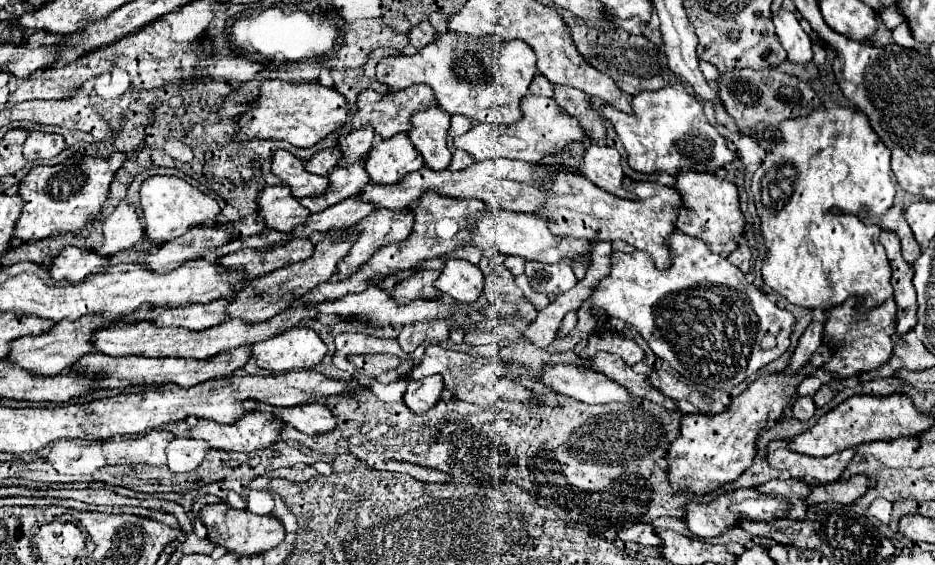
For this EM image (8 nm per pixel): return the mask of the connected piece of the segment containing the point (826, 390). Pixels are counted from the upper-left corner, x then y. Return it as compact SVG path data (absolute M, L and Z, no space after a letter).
M823 384L823 386L819 388L819 392L813 396L815 406L819 406L819 408L821 408L821 406L825 406L825 404L833 398L833 394L835 394L835 392L831 390L831 386L829 386L829 384Z

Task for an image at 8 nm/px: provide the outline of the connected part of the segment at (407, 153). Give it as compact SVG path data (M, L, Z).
M397 134L373 146L365 170L375 184L397 184L405 174L423 168L423 158L407 134Z

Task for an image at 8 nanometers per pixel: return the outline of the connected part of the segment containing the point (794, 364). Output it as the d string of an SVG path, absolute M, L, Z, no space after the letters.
M811 322L807 326L807 330L803 332L803 336L799 338L799 344L797 344L795 352L793 352L789 368L791 370L803 368L809 362L809 358L813 354L817 354L819 346L821 346L821 340L823 340L823 322Z

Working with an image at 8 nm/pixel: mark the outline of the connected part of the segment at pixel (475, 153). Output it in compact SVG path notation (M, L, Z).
M525 96L521 102L523 118L509 126L493 126L493 124L477 124L463 136L455 138L455 148L465 150L473 156L475 162L487 160L487 158L509 158L509 160L525 160L533 164L541 164L541 158L545 154L559 152L567 148L573 142L585 142L587 134L581 128L579 120L571 114L561 112L561 106L553 98L545 96Z

